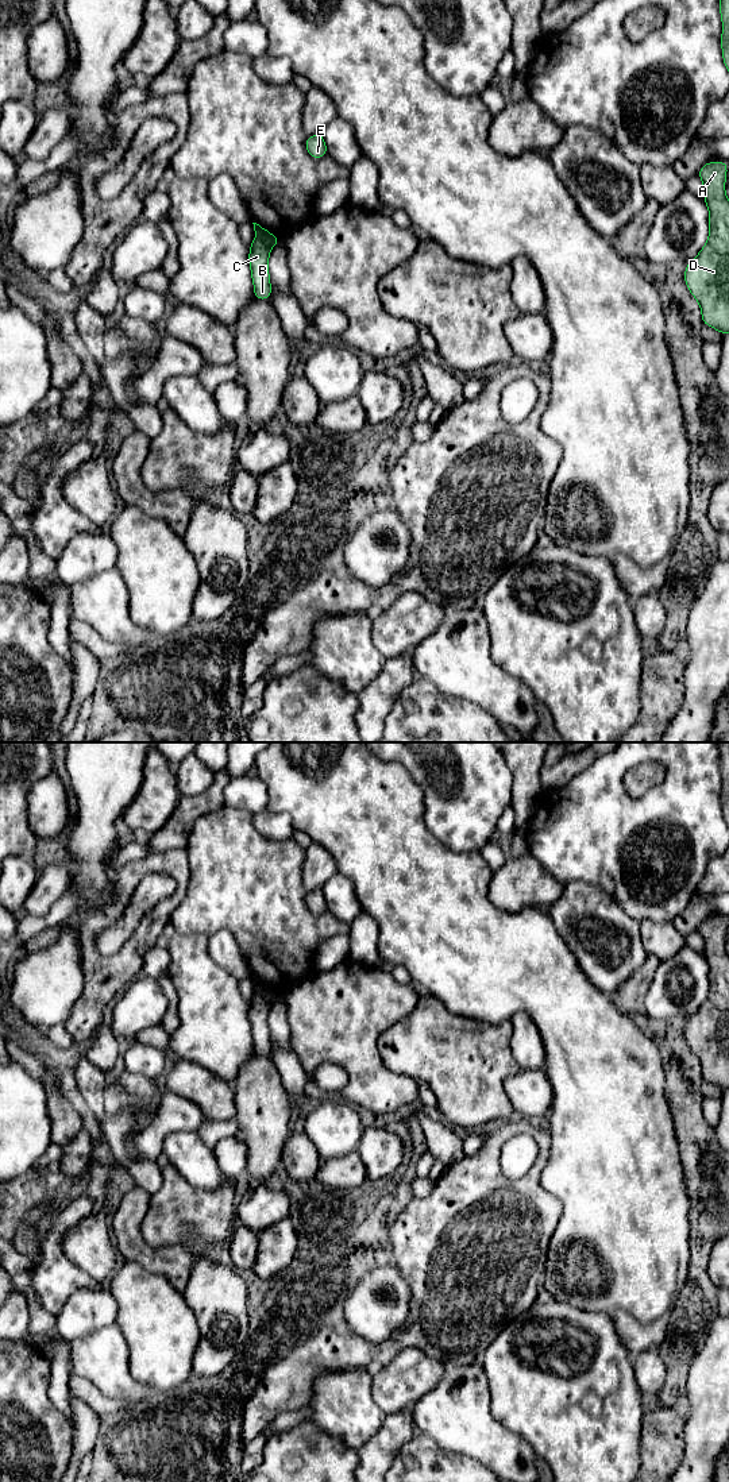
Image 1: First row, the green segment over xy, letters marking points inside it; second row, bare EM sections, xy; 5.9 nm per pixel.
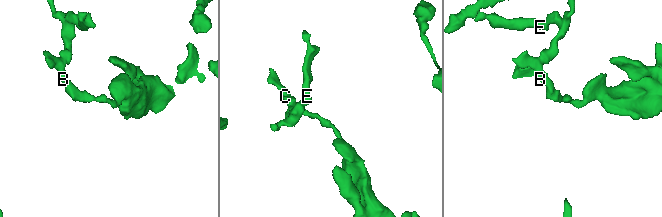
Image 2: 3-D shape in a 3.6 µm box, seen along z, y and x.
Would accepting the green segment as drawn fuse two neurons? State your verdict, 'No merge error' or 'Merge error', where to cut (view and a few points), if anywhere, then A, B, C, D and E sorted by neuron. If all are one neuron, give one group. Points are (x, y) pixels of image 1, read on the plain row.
Merge error. Split along xy (257, 991), (270, 1004). Groups: A B C D / E

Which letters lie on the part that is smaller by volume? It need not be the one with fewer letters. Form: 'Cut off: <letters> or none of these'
Cut off: E

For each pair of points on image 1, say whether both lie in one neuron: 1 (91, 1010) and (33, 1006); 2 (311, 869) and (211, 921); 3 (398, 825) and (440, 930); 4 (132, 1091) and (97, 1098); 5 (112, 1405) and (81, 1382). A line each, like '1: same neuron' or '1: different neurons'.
1: different neurons
2: different neurons
3: same neuron
4: different neurons
5: same neuron

